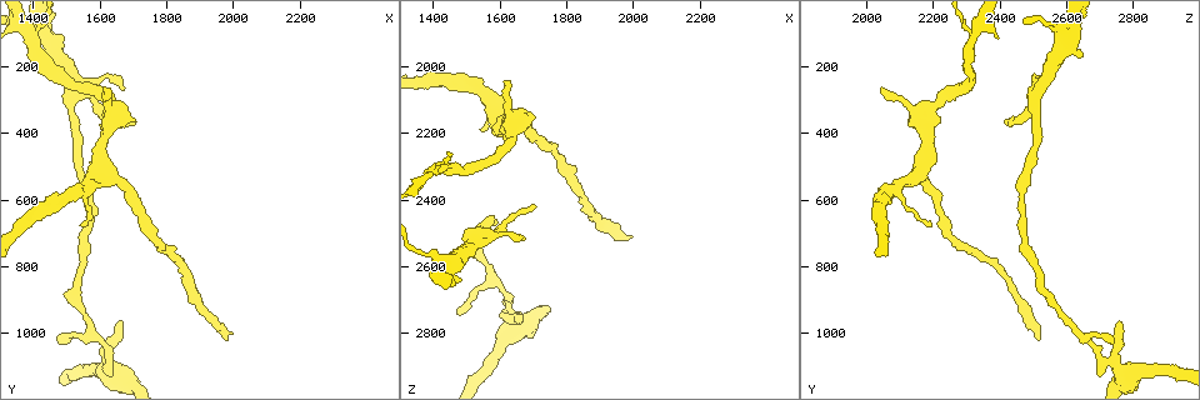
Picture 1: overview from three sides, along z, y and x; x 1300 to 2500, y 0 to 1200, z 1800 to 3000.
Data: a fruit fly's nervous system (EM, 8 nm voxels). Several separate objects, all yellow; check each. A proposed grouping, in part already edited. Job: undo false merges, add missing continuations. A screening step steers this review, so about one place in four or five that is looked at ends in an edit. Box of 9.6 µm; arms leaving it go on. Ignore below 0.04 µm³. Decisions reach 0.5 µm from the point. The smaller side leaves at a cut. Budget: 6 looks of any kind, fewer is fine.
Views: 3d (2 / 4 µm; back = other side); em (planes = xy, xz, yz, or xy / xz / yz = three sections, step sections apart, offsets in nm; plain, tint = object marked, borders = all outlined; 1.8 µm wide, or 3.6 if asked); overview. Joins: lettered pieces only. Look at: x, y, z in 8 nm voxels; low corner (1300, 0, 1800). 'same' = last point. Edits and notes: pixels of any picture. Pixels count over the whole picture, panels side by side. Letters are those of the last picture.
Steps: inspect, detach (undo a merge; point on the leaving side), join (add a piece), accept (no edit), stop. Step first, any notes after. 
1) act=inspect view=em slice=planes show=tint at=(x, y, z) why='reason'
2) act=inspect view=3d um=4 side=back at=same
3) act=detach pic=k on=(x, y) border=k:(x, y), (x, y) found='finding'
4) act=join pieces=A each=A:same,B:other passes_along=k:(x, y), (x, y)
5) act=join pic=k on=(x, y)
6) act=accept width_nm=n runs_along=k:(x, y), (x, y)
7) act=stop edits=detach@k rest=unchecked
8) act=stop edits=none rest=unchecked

act=inspect view=3d um=4 at=(1980, 1020, 2510) why='an open end'

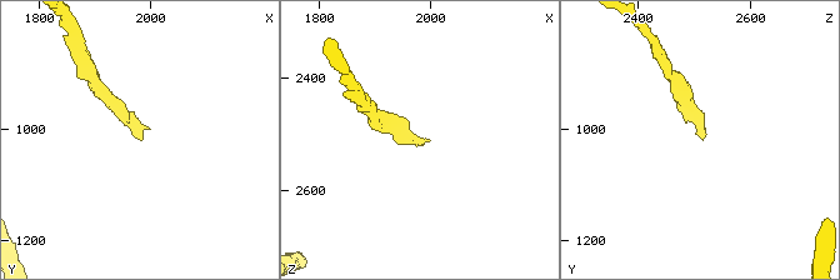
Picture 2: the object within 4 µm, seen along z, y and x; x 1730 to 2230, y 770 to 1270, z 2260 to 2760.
act=inspect view=em um=3.6 slice=planes show=borders at=(1985, 1015, 2520) why='shape alone is not enough'

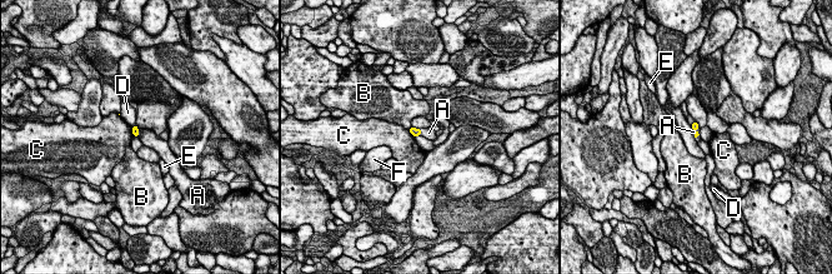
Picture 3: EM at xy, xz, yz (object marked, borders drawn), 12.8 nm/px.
act=join pieces=A each=A:same,B:other,C:other,D:other,E:other,F:other passes_along=3:(415, 131), (420, 133), (429, 133) found='the cell continues'

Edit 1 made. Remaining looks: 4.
act=inspect view=overview

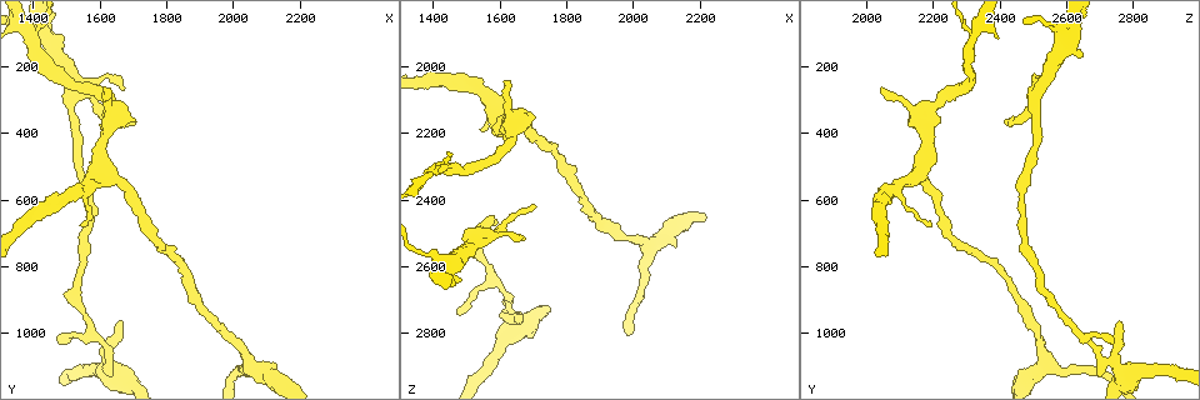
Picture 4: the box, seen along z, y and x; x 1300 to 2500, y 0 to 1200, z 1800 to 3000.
act=inspect view=3d um=4 at=(1540, 680, 2190) why='thin end'

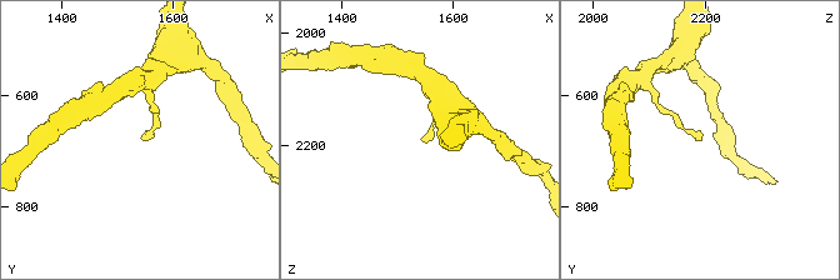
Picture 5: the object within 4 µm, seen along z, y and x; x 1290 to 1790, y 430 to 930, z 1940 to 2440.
act=inspect view=em slice=xz step=16 show=tint at=(1550, 680, 2190)

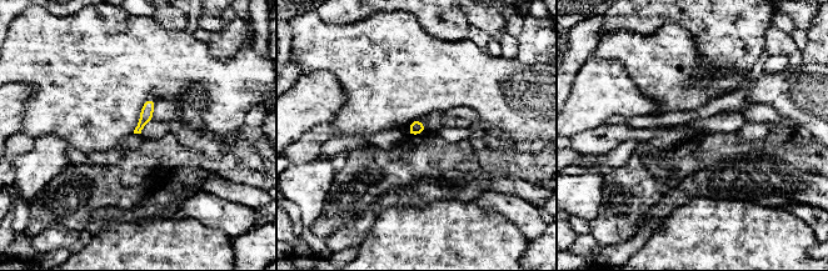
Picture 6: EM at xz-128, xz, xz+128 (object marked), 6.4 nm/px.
act=inspect view=em slice=planes show=borders at=same why='another direction'

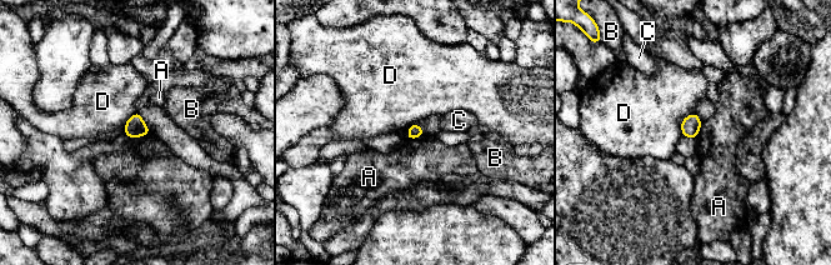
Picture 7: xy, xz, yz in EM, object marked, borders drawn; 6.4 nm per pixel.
act=accept each=A:other,B:other,C:other,D:other border=7:(422, 135), (406, 139) found='no lettered piece goes on from it'

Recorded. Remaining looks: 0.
act=stop edits=join@3 rest=unchecked

